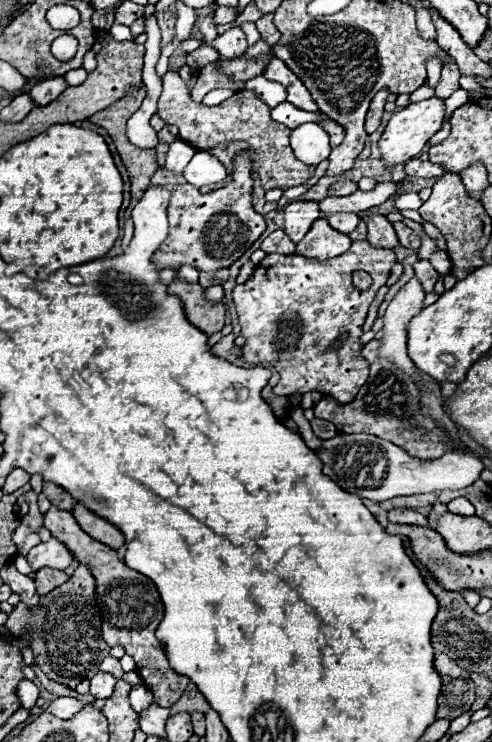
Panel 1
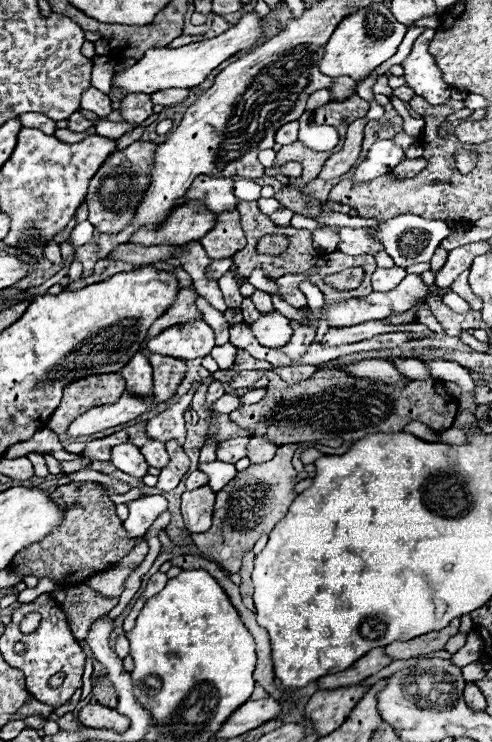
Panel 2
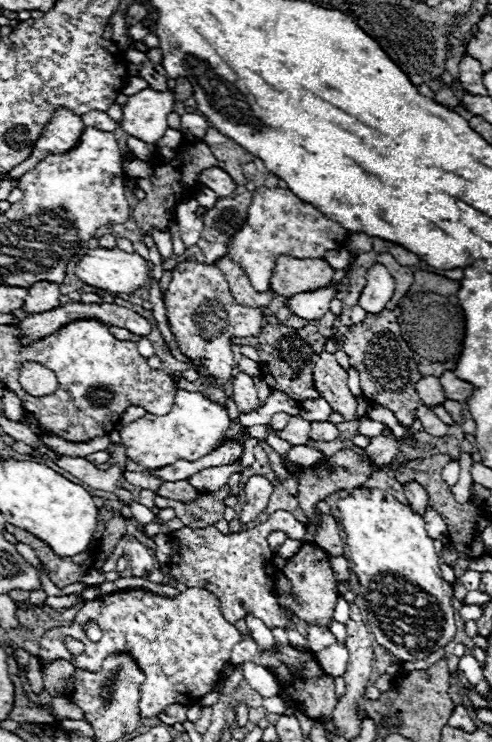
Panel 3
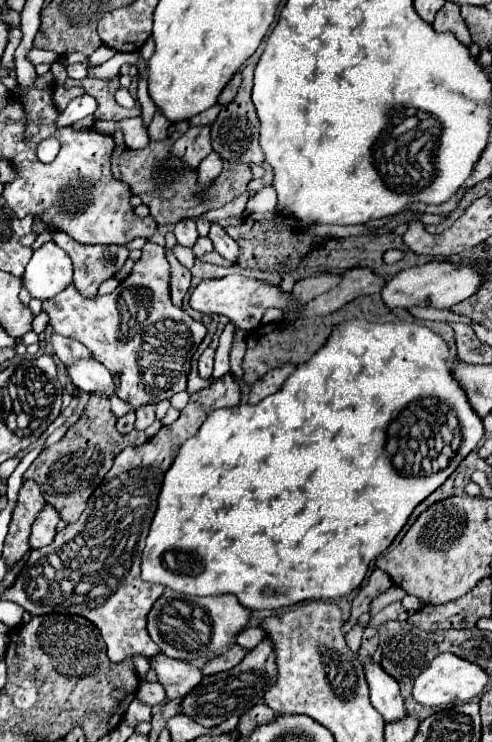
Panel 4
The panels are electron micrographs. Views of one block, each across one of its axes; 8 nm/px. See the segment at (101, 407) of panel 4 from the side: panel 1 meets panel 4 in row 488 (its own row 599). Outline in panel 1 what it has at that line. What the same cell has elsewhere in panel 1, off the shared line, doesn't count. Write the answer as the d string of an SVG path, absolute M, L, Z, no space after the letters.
M80 564L74 576L70 576L66 584L54 588L50 594L42 596L34 610L28 610L24 604L16 604L4 624L12 634L30 630L36 666L50 680L64 684L80 694L88 694L90 678L98 672L100 662L110 652L110 646L102 640L102 620L96 606L94 590L96 582L90 570L84 564Z

